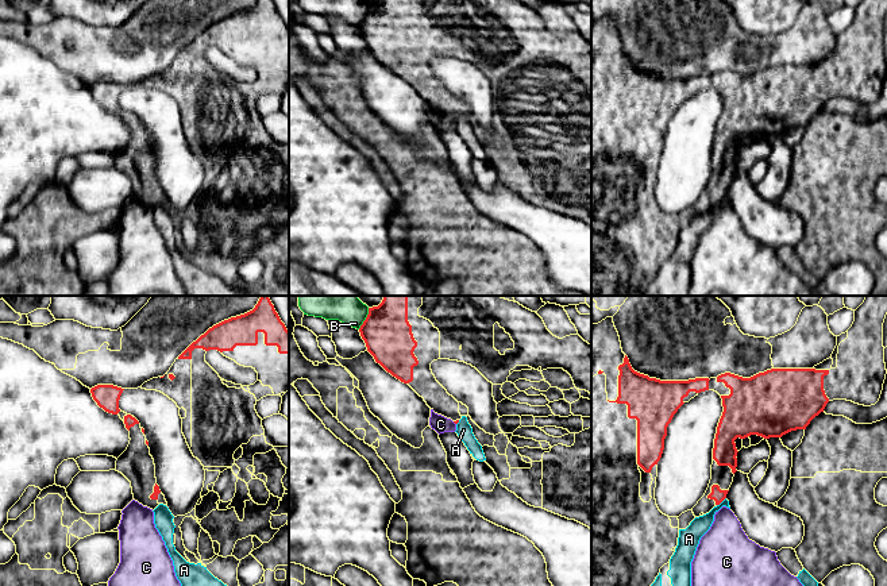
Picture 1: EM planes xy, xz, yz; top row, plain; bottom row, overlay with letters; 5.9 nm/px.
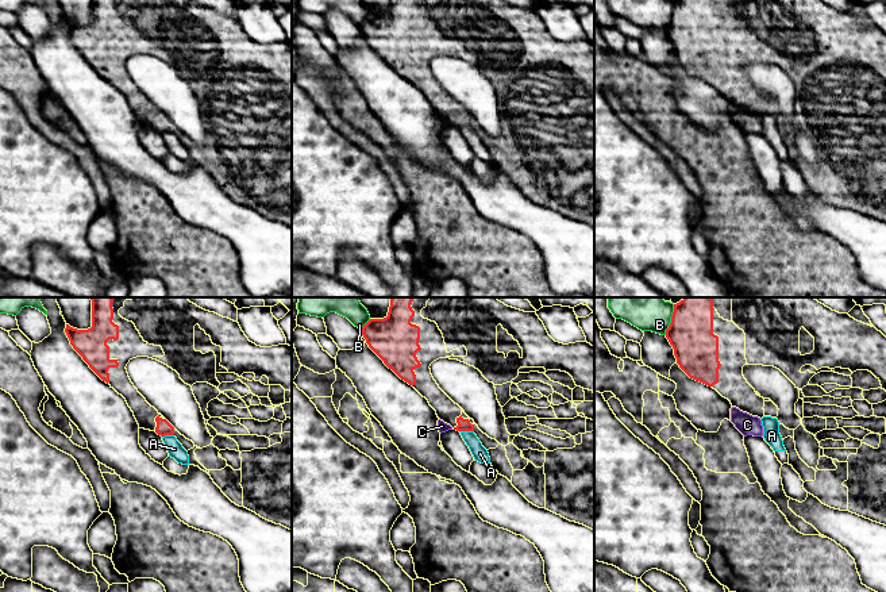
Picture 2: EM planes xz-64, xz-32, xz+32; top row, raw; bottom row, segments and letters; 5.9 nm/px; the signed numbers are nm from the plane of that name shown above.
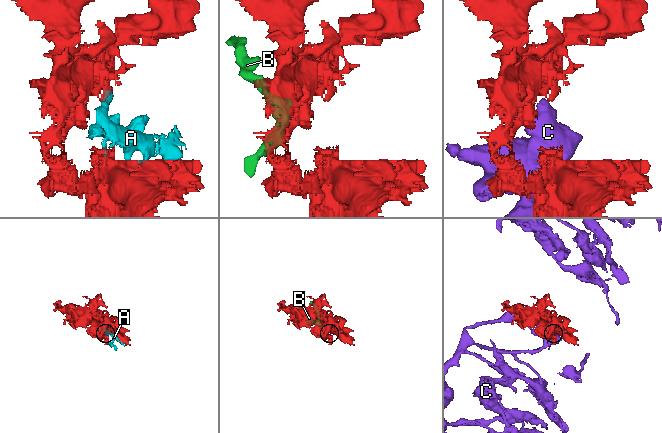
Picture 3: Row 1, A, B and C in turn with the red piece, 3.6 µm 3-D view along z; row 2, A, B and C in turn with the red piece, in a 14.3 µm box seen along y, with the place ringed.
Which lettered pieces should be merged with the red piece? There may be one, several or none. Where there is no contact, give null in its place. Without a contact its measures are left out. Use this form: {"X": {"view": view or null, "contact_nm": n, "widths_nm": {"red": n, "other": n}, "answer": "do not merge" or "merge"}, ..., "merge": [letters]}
{"A": {"view": "yz", "contact_nm": 80, "widths_nm": {"red": 80, "other": 110}, "answer": "do not merge"}, "B": {"view": "xz", "contact_nm": 140, "widths_nm": {"red": 280, "other": 140}, "answer": "do not merge"}, "C": {"view": null, "answer": "do not merge"}, "merge": []}

